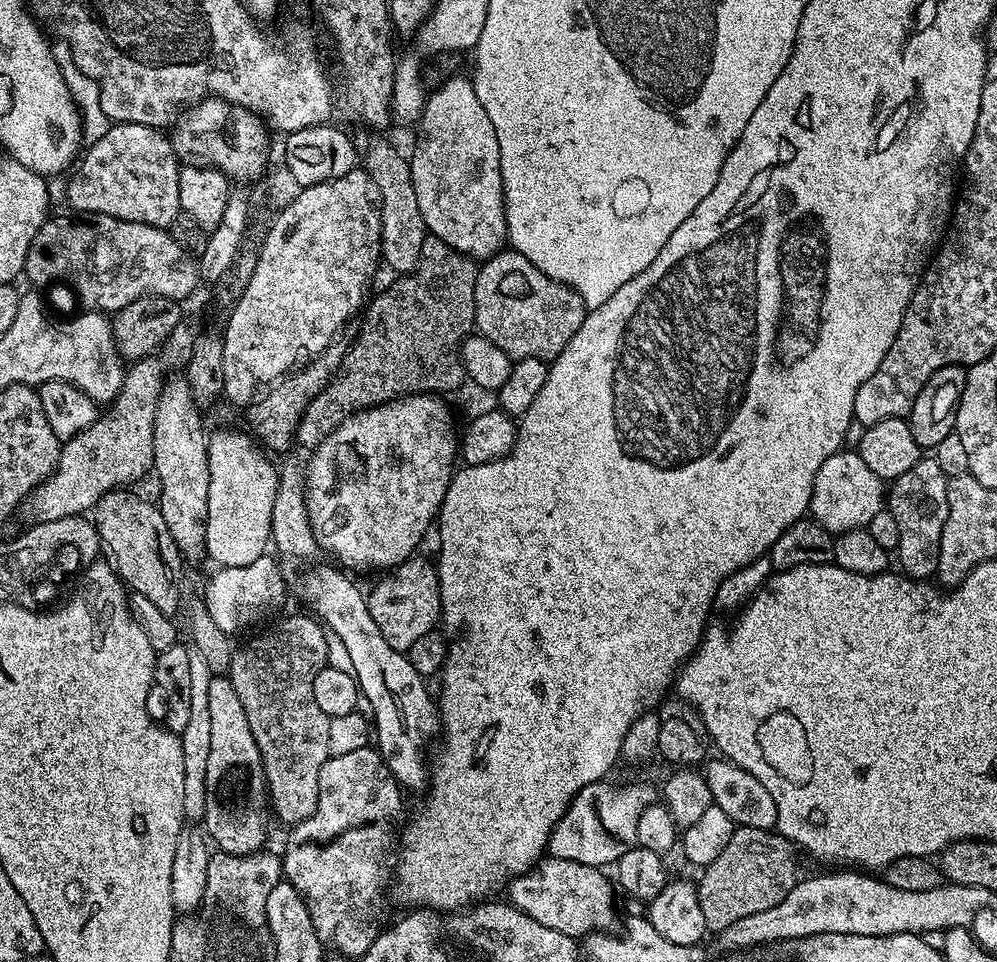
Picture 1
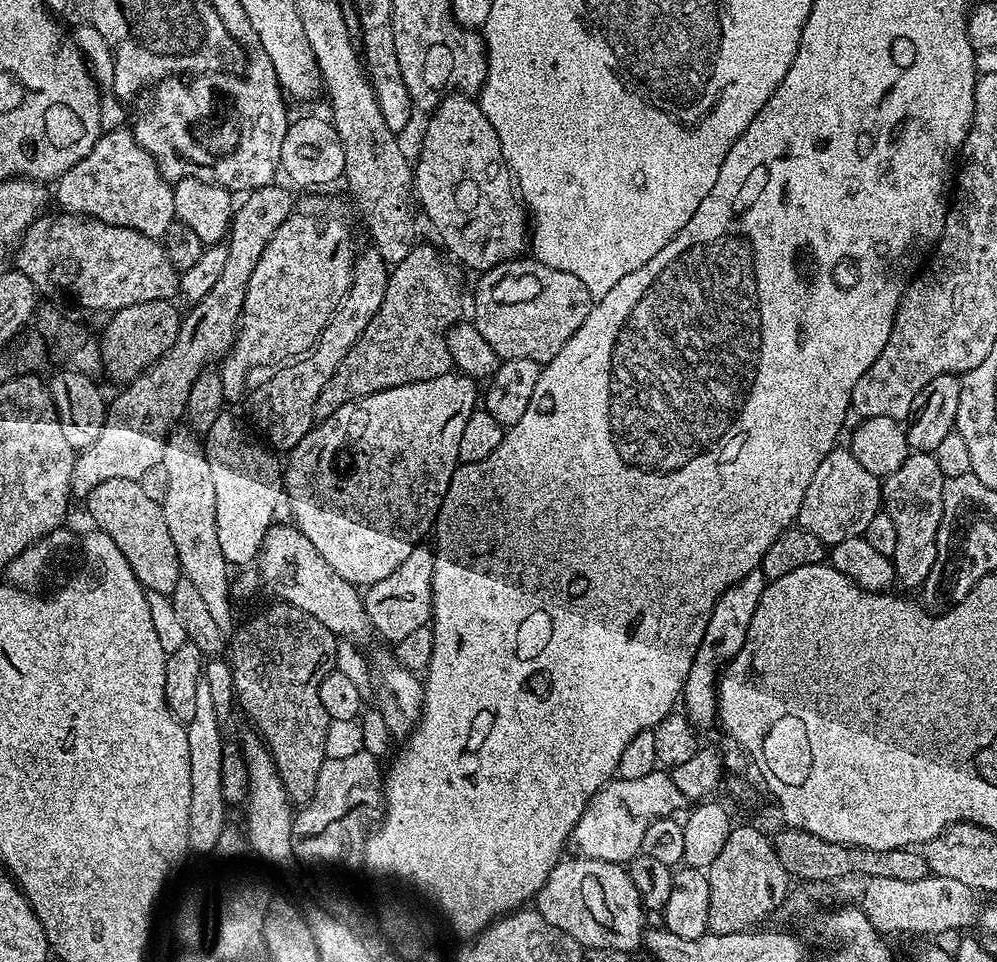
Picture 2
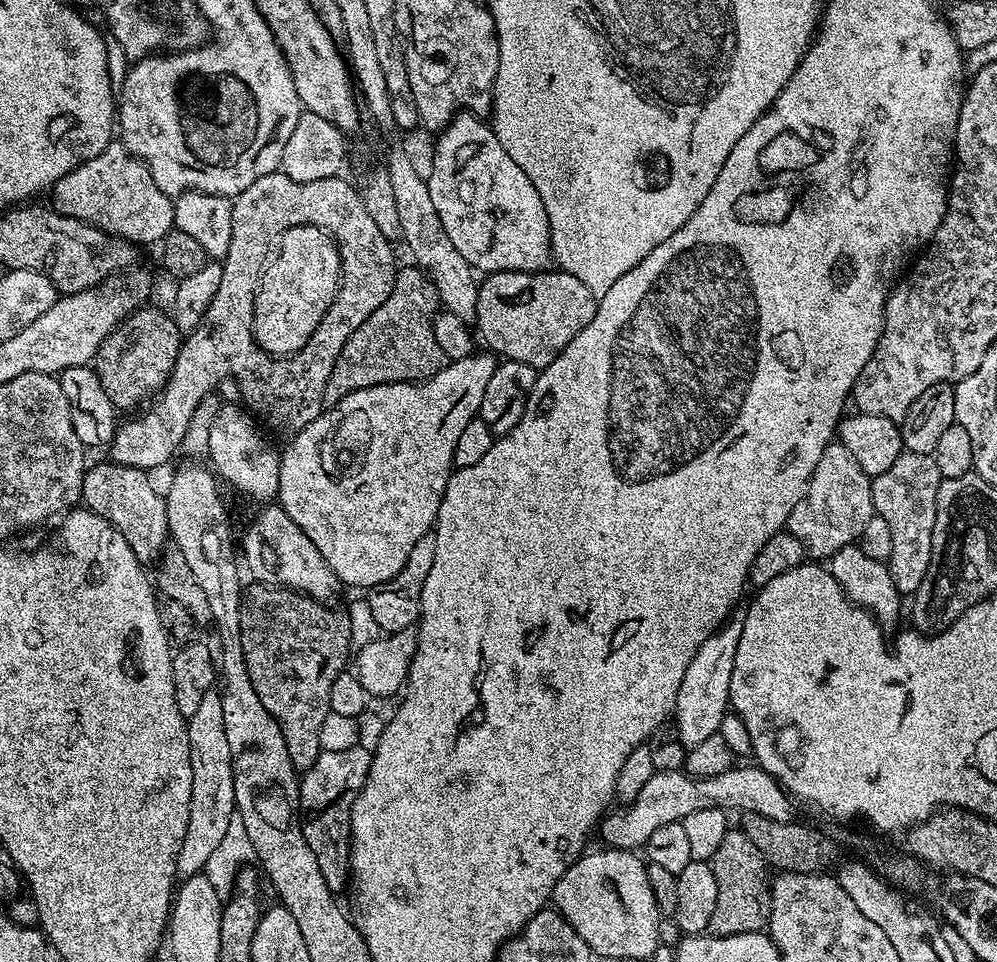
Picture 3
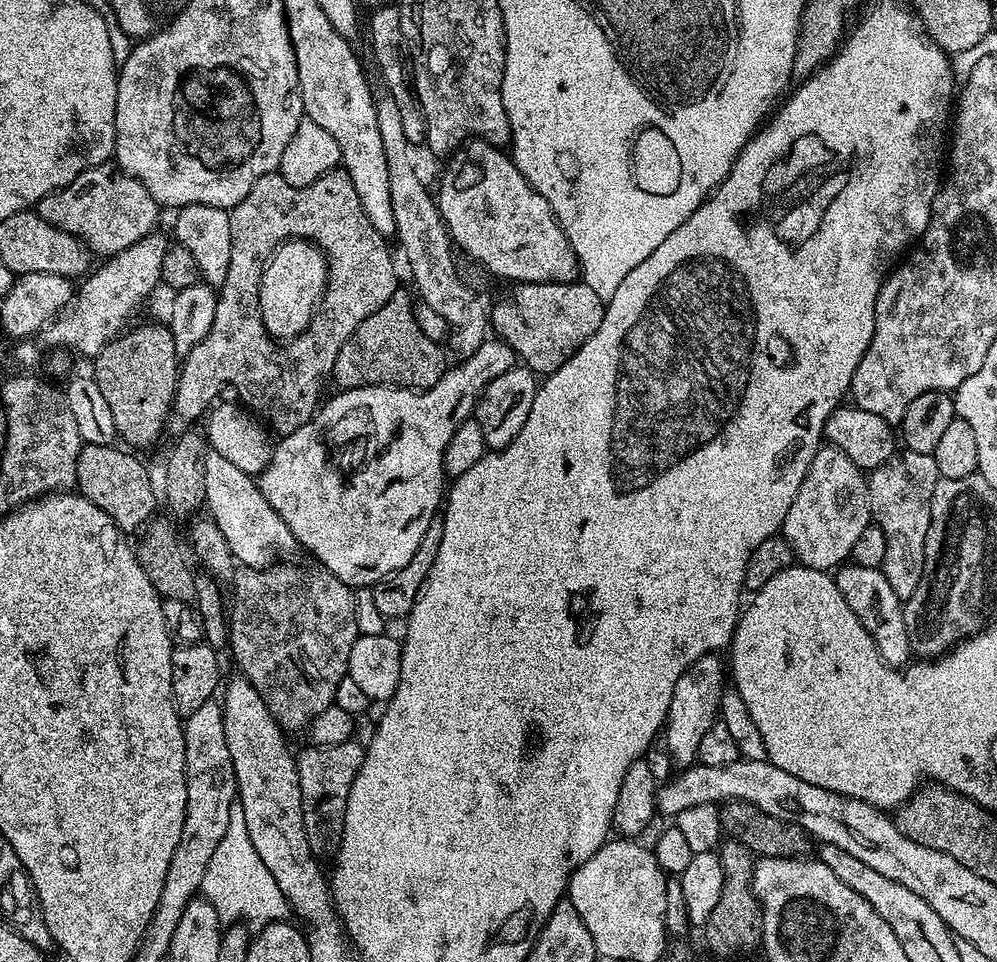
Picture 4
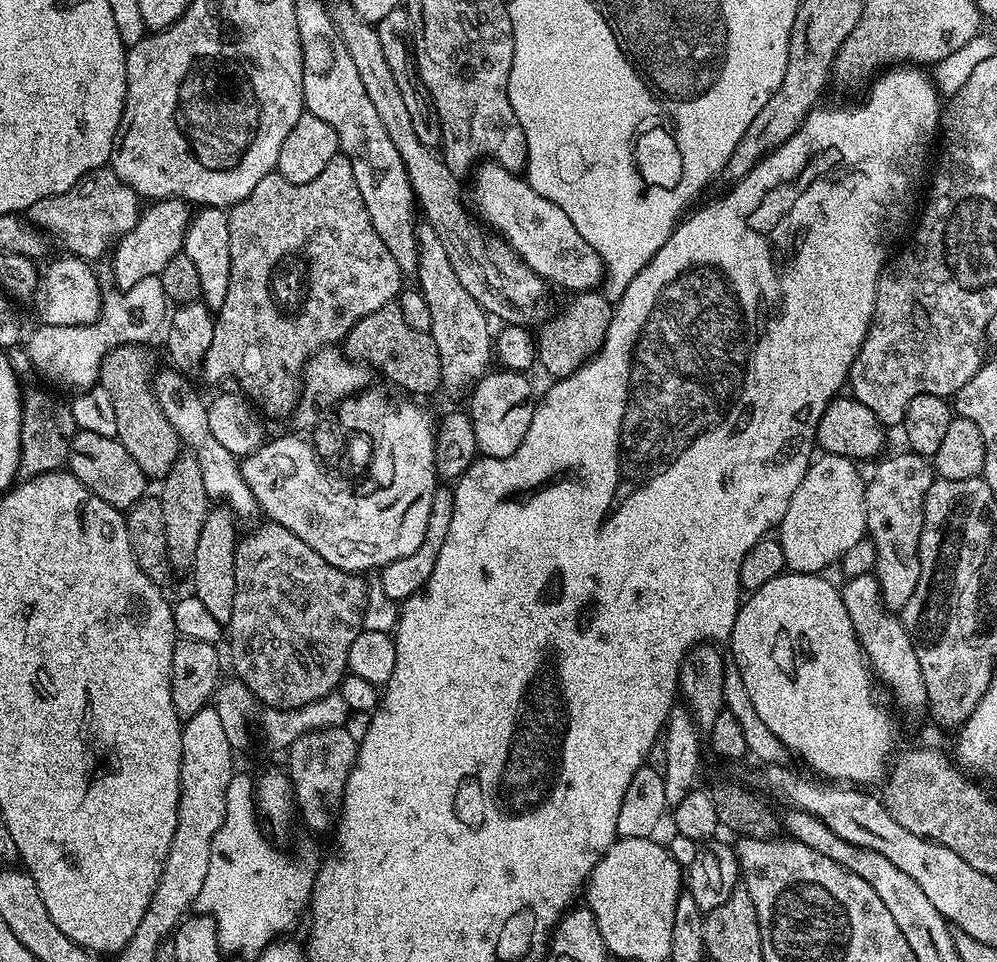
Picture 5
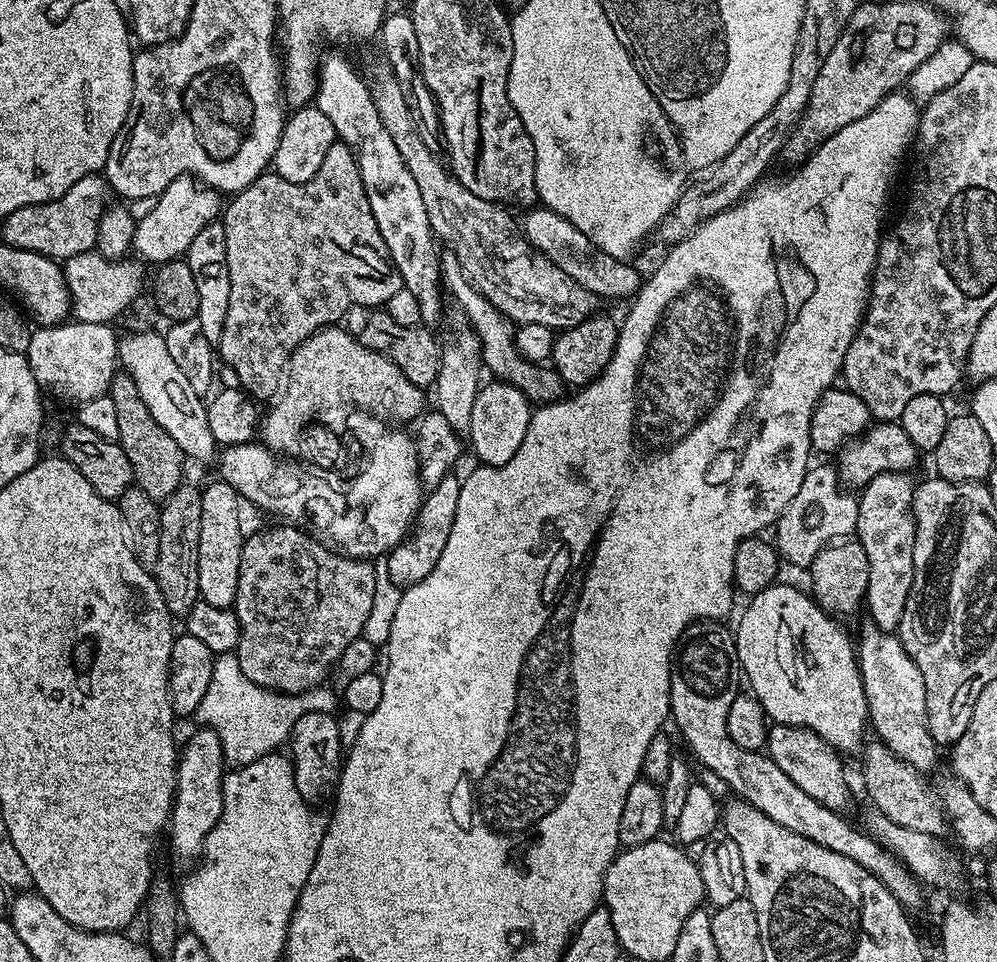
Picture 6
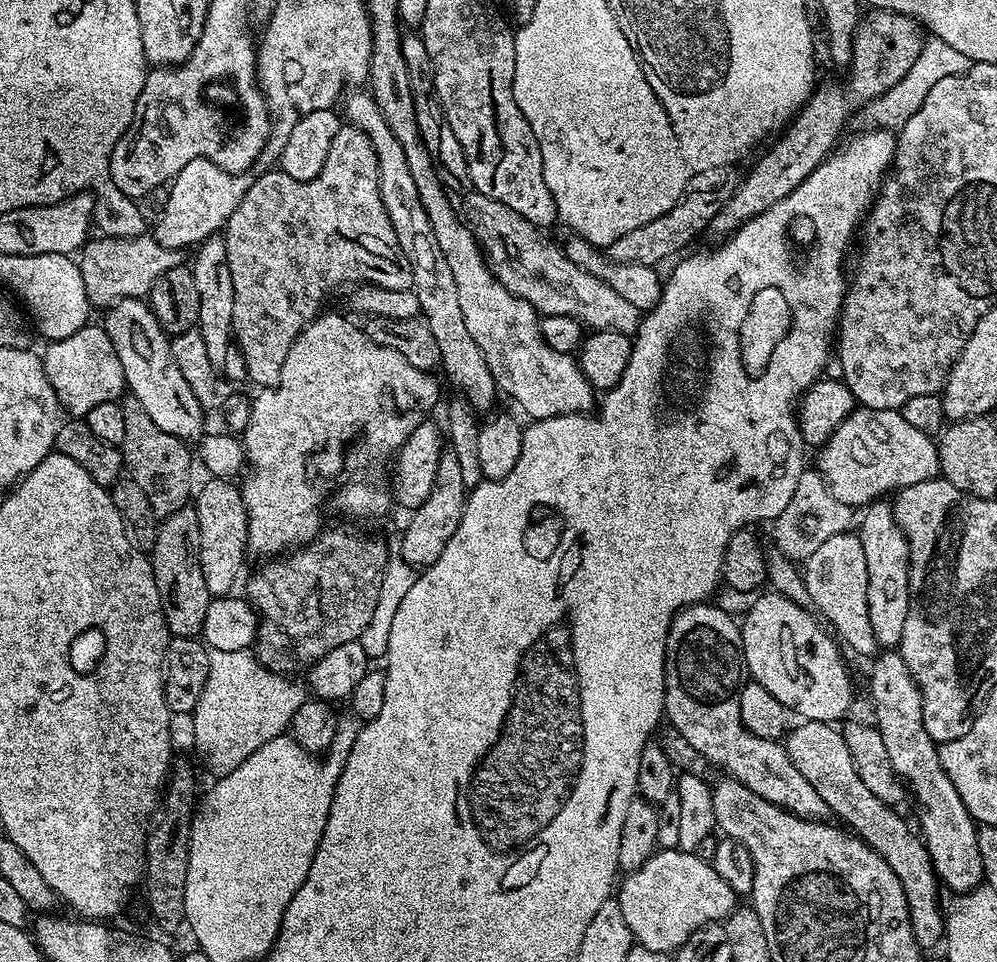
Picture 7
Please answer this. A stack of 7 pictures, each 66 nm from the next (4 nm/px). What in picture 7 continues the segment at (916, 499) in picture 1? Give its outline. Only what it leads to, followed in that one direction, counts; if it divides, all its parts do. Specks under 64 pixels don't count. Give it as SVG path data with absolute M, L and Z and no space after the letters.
M873 502L863 512L864 517L858 520L858 535L866 554L866 602L869 603L871 629L877 645L892 650L900 643L902 629L906 626L906 610L910 606L908 539L894 518L891 503Z

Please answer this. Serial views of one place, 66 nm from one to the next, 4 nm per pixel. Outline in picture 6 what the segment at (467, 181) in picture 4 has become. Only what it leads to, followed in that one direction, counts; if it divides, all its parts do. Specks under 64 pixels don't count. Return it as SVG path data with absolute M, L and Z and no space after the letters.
M543 206L533 207L531 210L522 216L522 231L525 238L532 244L537 251L541 252L550 262L554 262L563 273L568 274L574 282L578 282L580 286L593 293L599 298L605 296L613 296L616 300L627 301L629 298L636 295L640 290L642 276L639 276L634 269L631 268L631 263L625 260L616 260L610 254L606 254L606 250L602 250L590 238L586 238L586 234L582 234L582 230L578 230L578 226L574 226L566 218L562 218L558 213L553 212L551 208Z

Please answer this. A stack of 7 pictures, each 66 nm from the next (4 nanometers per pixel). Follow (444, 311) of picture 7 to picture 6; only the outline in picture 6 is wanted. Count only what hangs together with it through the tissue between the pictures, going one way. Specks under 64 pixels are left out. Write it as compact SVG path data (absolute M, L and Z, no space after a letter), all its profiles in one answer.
M325 55L320 61L314 107L322 110L326 118L330 118L337 137L347 144L356 155L356 165L362 178L362 186L366 190L366 198L370 202L370 210L374 214L374 222L378 234L382 234L382 242L386 242L386 250L390 250L392 264L398 270L405 288L409 288L420 303L420 319L436 320L440 316L440 292L442 293L442 269L440 266L441 249L436 249L438 239L432 232L430 218L426 218L426 206L422 203L422 193L414 183L410 170L406 170L406 162L402 162L402 154L398 154L398 146L394 146L394 138L382 126L382 118L378 118L378 110L374 106L374 98L370 98L368 83L359 71L352 69L352 64L344 56Z

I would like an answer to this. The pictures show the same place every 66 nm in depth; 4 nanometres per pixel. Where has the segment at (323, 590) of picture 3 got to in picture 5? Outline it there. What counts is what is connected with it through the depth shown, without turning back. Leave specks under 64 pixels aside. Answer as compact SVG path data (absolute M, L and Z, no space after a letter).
M179 370L167 371L155 373L156 397L162 406L162 414L166 414L170 426L174 426L181 441L187 445L192 455L198 458L198 466L202 466L202 482L206 486L209 501L219 502L236 514L255 513L257 511L256 499L254 494L250 494L250 486L246 486L242 478L240 460L234 454L230 454L226 446L220 445L218 438L214 438L214 434L210 431L208 404L200 401L199 394L192 389L192 384L188 381L191 379L185 373Z

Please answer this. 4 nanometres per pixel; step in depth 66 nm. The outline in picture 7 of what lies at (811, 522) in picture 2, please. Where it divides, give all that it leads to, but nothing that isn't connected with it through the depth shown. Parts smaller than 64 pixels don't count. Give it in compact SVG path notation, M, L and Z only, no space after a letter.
M805 470L802 478L798 478L798 487L792 492L786 510L774 521L776 527L775 547L780 549L793 562L803 562L818 546L838 532L849 531L854 524L853 509L849 505L838 502L828 489L828 483L816 470Z

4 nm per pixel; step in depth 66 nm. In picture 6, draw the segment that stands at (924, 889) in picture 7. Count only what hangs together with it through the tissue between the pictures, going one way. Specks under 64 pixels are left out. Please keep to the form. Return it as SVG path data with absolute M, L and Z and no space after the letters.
M772 724L768 730L766 755L783 770L803 792L810 794L822 806L833 810L844 810L848 804L848 780L844 777L844 764L841 753L826 741L815 736L807 728L790 728L787 724Z

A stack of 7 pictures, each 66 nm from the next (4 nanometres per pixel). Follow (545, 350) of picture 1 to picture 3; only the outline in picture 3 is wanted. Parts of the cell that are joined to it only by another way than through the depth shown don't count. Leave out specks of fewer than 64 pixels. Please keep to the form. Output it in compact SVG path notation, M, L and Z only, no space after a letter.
M559 270L542 272L493 272L479 281L477 290L477 314L474 321L475 331L489 344L497 357L514 362L526 362L534 369L545 368L570 346L570 342L594 318L597 296L589 290L574 274Z

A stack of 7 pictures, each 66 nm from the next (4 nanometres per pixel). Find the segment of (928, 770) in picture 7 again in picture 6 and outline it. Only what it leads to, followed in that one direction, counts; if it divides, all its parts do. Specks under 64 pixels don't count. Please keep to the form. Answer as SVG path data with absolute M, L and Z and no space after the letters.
M865 622L860 628L858 636L858 659L860 662L860 677L868 703L868 719L871 731L885 746L894 753L899 760L921 770L929 770L936 764L938 745L930 734L930 726L926 718L926 682L922 678L922 670L906 654L899 635L896 632L887 632L871 622Z

